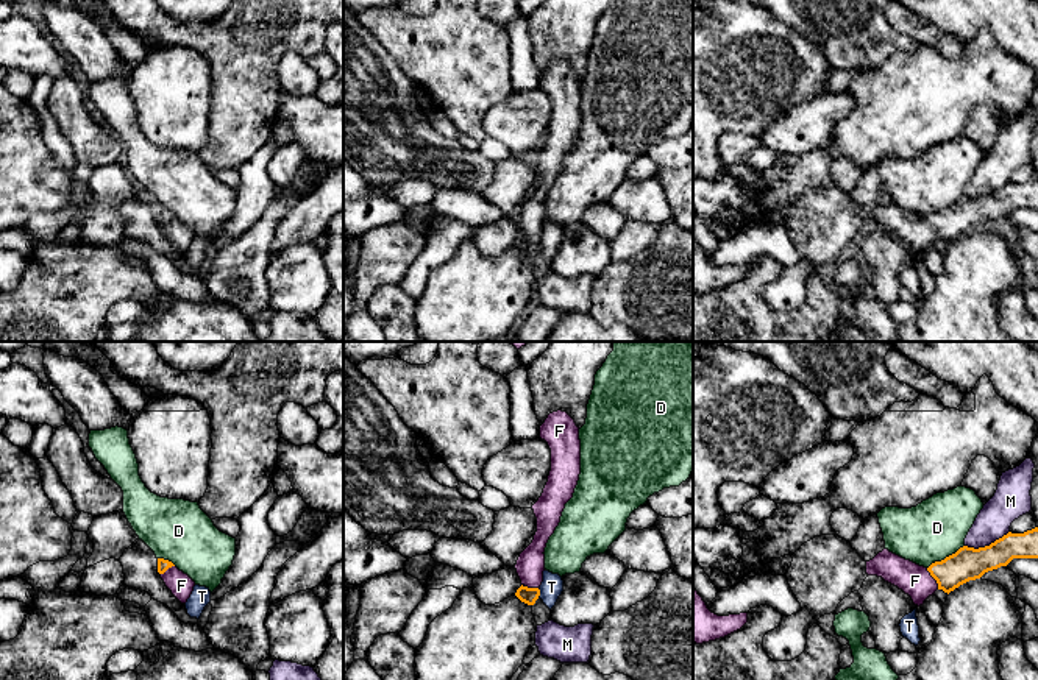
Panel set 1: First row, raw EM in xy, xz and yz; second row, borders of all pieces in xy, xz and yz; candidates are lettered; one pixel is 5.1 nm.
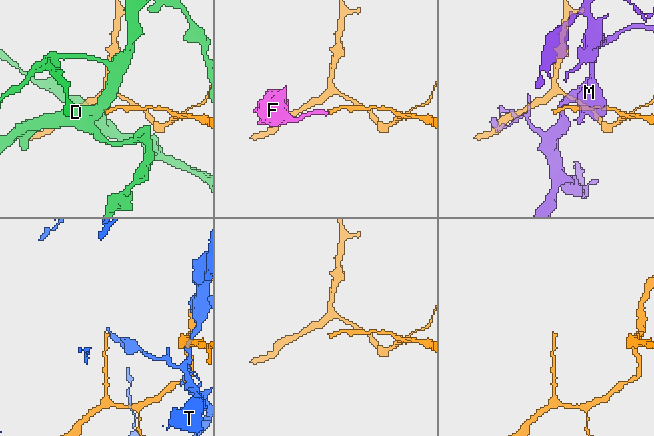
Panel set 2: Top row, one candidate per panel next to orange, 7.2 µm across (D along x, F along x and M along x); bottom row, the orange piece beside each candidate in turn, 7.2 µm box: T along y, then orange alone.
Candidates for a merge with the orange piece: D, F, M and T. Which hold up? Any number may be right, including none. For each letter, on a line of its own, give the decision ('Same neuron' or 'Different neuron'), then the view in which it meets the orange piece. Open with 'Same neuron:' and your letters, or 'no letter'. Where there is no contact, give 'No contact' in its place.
Same neuron: F
D: Different neuron. Touches orange in yz
F: Same neuron. Touches orange in yz
M: Different neuron. Touches orange in yz
T: Different neuron. Touches orange in xz

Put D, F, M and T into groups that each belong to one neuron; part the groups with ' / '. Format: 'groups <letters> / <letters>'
groups D / F / M / T

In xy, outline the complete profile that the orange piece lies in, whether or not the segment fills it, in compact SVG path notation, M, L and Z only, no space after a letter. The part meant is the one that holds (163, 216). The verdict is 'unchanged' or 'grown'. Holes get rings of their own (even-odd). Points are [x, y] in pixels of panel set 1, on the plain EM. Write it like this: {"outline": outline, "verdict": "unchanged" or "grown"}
{"outline": "M158 209L158 223L172 245L181 254L186 254L194 242L195 232L180 221L172 212L164 209Z", "verdict": "grown"}

